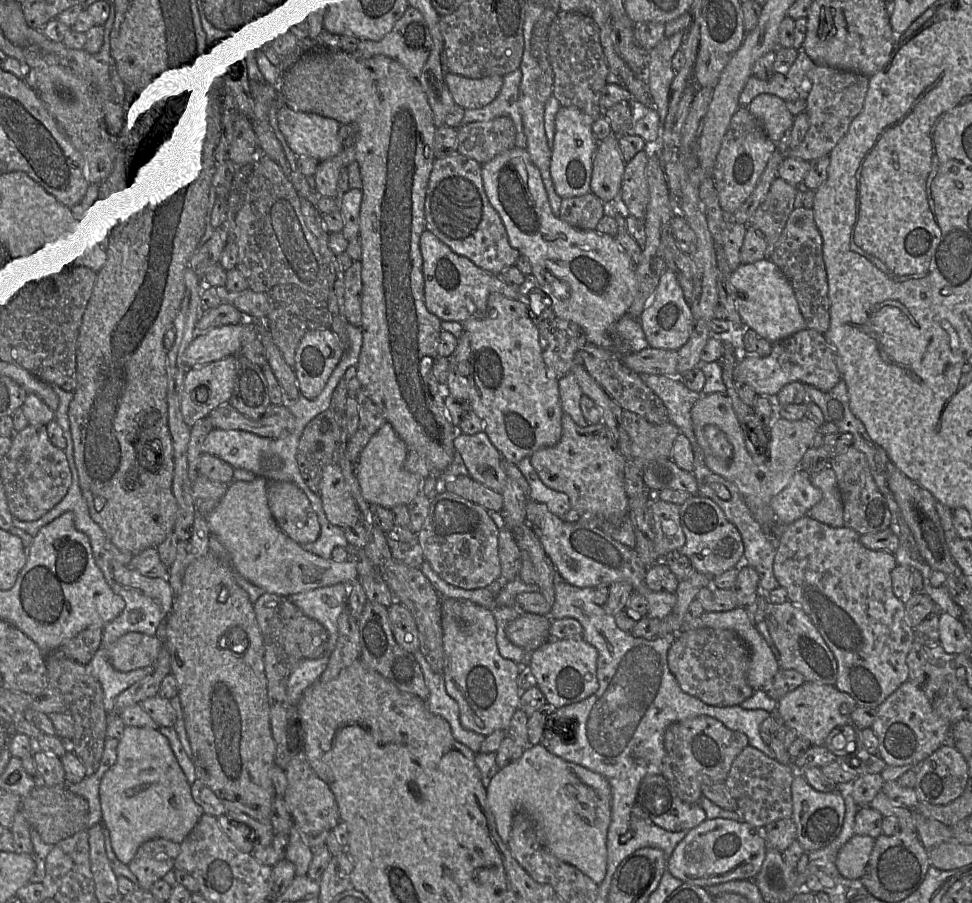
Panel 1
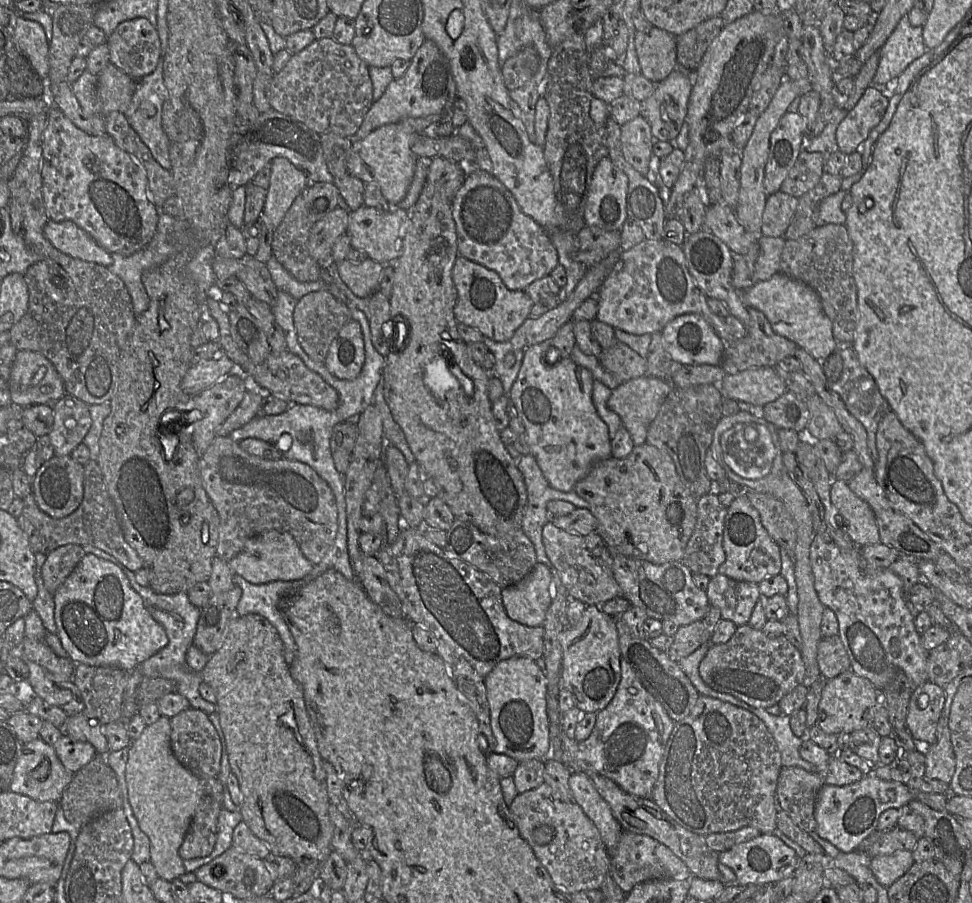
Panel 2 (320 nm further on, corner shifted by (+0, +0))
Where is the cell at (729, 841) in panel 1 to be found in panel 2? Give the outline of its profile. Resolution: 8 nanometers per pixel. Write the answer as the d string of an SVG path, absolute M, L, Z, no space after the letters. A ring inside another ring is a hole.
M761 834L747 842L733 846L720 852L720 864L729 867L736 876L736 884L746 885L774 885L782 879L793 875L800 858L795 851L788 847L780 838L772 834Z

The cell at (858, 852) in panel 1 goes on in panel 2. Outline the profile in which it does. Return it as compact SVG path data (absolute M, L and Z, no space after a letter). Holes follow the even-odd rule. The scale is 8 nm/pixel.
M896 851L890 855L871 859L870 869L877 882L884 887L891 886L915 863L911 851Z

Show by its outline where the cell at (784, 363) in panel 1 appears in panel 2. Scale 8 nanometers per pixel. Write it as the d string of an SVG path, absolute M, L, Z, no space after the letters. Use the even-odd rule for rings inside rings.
M772 367L725 374L718 386L724 397L761 407L787 392L784 382Z

